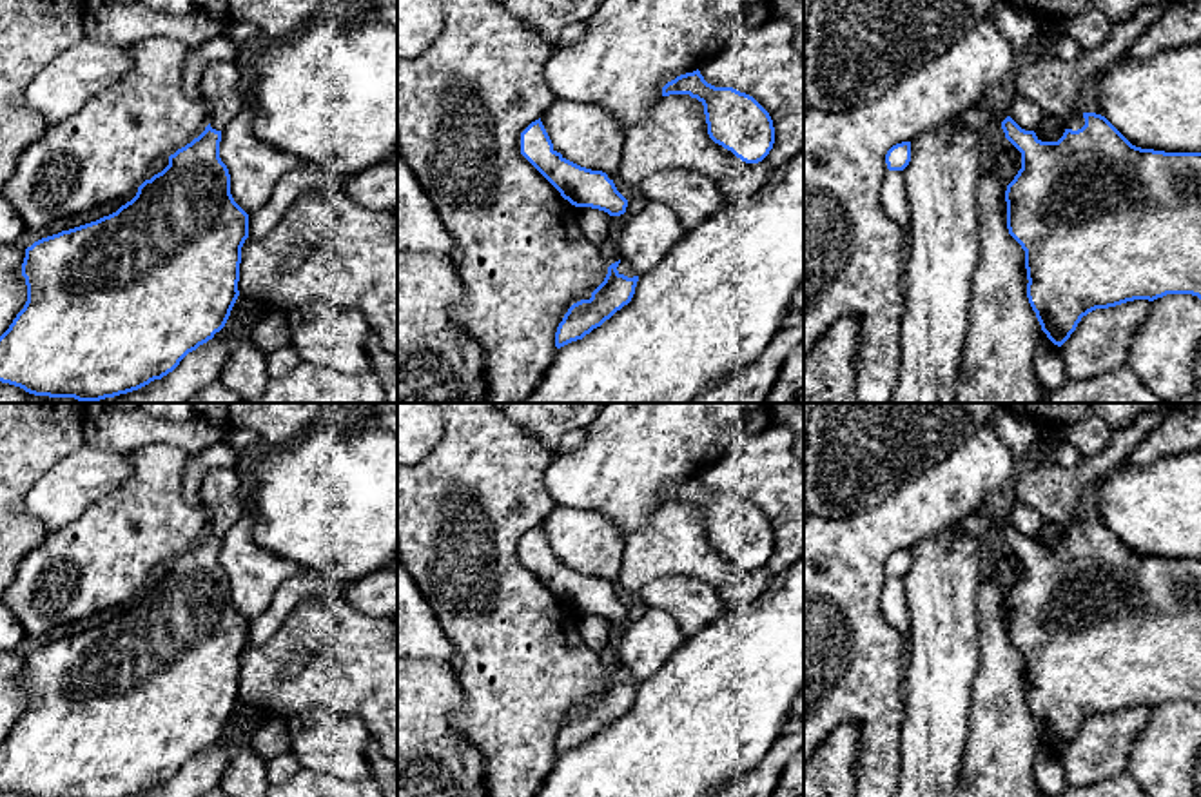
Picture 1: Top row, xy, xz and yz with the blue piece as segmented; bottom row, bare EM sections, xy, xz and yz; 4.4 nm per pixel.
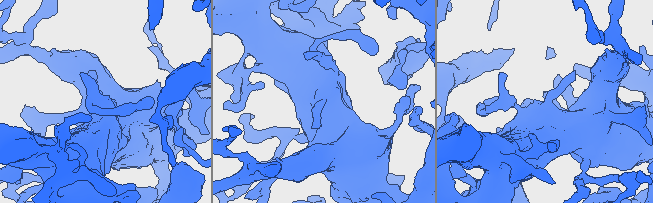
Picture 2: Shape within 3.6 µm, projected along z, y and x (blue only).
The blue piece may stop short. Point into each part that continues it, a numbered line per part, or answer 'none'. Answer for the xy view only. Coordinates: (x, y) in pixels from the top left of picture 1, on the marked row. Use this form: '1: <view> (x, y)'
1: xy (218, 84)

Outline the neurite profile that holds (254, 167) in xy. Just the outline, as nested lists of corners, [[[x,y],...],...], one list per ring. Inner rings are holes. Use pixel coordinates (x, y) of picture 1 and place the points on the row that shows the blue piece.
[[[250,100],[243,102],[241,111],[221,131],[220,158],[230,174],[230,194],[234,202],[252,214],[263,207],[276,183],[301,160],[258,140],[252,134]]]

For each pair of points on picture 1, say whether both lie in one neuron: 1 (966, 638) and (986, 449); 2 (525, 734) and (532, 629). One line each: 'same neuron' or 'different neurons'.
1: different neurons
2: same neuron

